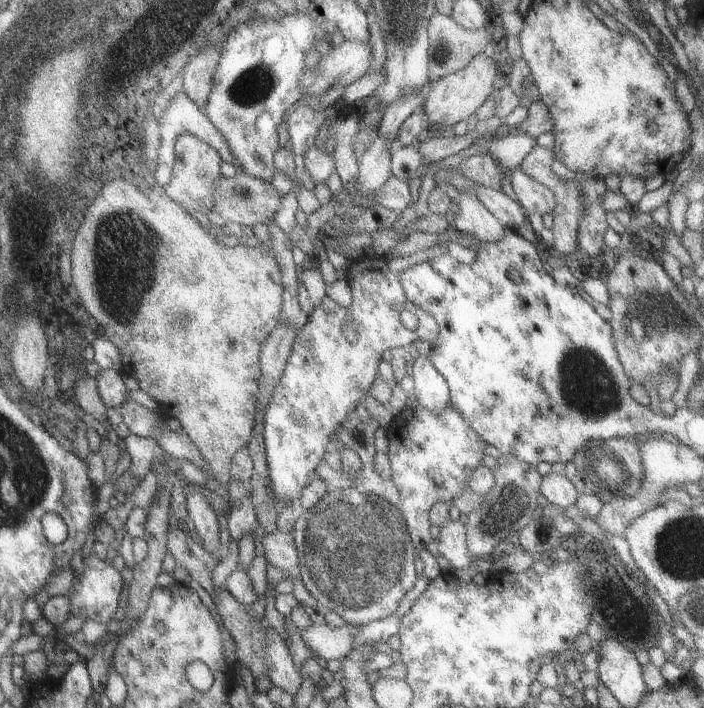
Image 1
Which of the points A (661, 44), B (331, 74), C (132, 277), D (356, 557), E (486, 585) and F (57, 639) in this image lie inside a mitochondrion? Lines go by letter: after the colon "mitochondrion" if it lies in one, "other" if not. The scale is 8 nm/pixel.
A: other
B: other
C: mitochondrion
D: mitochondrion
E: other
F: other

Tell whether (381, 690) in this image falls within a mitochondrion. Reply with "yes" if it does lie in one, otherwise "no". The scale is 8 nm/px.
no

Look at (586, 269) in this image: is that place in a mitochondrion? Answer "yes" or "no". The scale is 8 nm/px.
no

